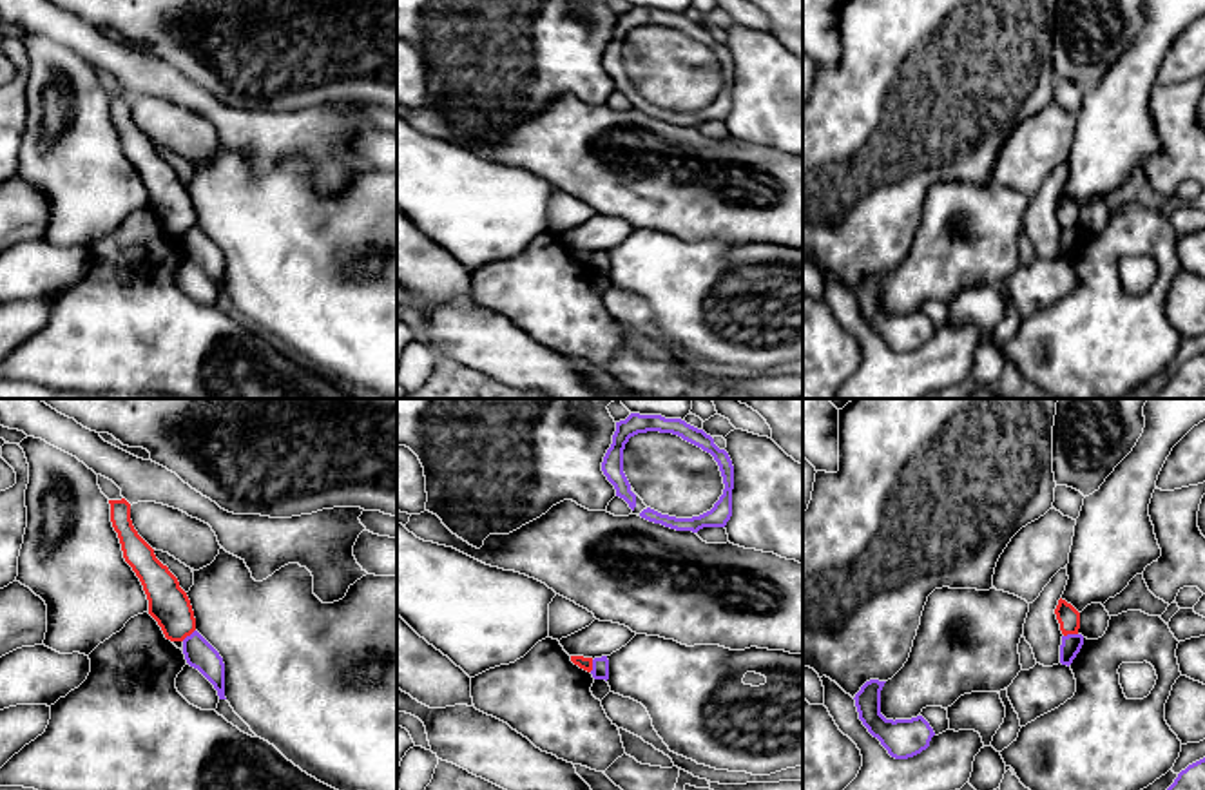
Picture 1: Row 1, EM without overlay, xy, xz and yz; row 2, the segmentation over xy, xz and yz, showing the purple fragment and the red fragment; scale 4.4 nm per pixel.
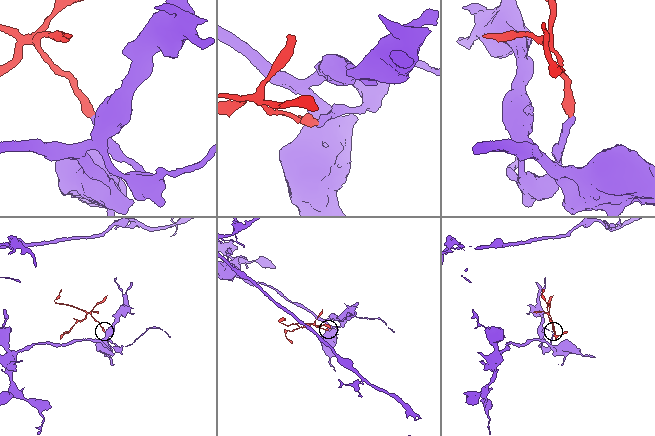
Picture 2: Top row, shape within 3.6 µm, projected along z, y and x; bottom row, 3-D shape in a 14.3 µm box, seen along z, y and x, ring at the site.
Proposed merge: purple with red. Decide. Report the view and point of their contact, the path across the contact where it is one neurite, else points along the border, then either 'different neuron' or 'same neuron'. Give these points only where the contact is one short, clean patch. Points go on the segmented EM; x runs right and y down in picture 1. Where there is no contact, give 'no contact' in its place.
meets purple in yz at (1070, 635); border along yz (1077, 633), (1064, 636); different neuron

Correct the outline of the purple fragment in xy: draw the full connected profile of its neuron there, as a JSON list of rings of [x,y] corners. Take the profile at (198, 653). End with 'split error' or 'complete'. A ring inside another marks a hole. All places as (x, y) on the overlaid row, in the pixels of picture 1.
[[[198,631],[183,640],[183,654],[187,663],[198,669],[214,685],[219,699],[227,699],[223,658]]]; complete

